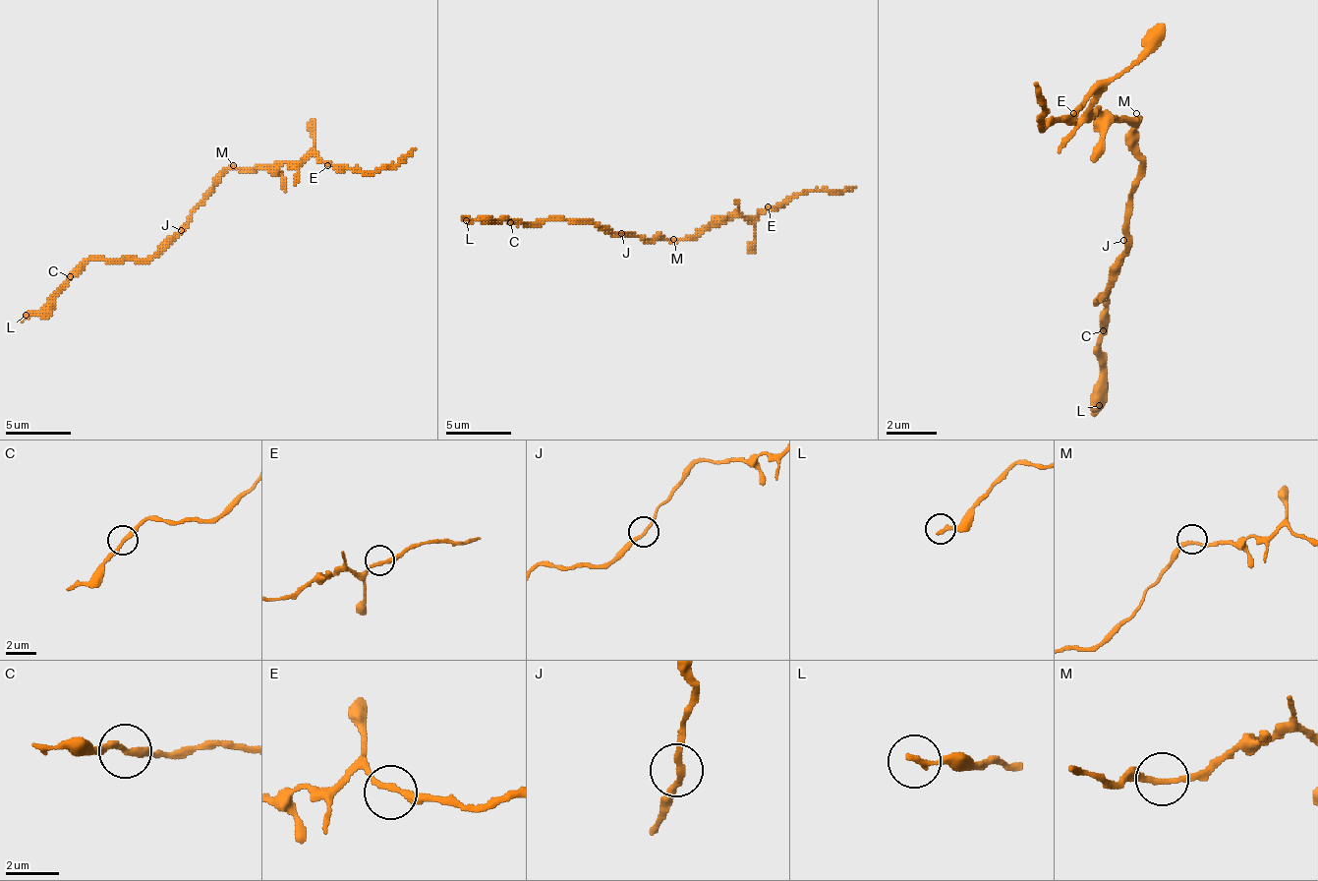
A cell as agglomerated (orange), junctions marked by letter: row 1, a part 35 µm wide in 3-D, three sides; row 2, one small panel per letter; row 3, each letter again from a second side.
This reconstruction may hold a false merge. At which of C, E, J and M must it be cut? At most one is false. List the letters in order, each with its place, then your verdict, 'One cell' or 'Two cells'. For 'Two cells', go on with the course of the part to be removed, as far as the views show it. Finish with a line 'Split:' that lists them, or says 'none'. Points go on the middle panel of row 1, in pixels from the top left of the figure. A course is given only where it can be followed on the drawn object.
C: Place: (510, 222). One cell
E: Place: (768, 206). One cell
J: Place: (621, 233). One cell
M: Place: (673, 239). One cell
Split: none

